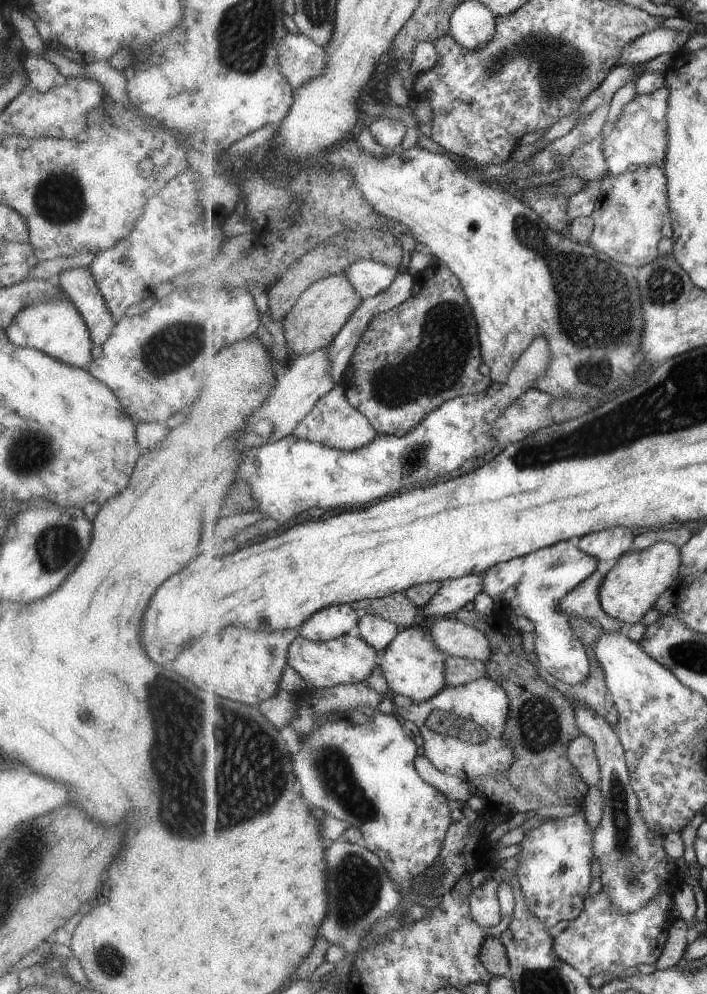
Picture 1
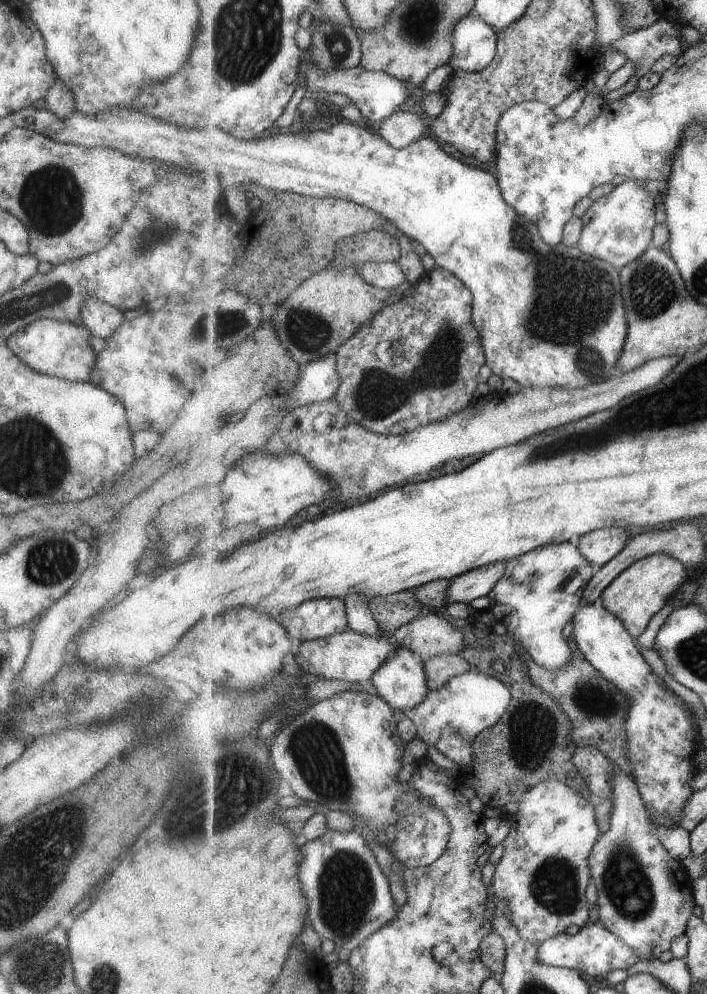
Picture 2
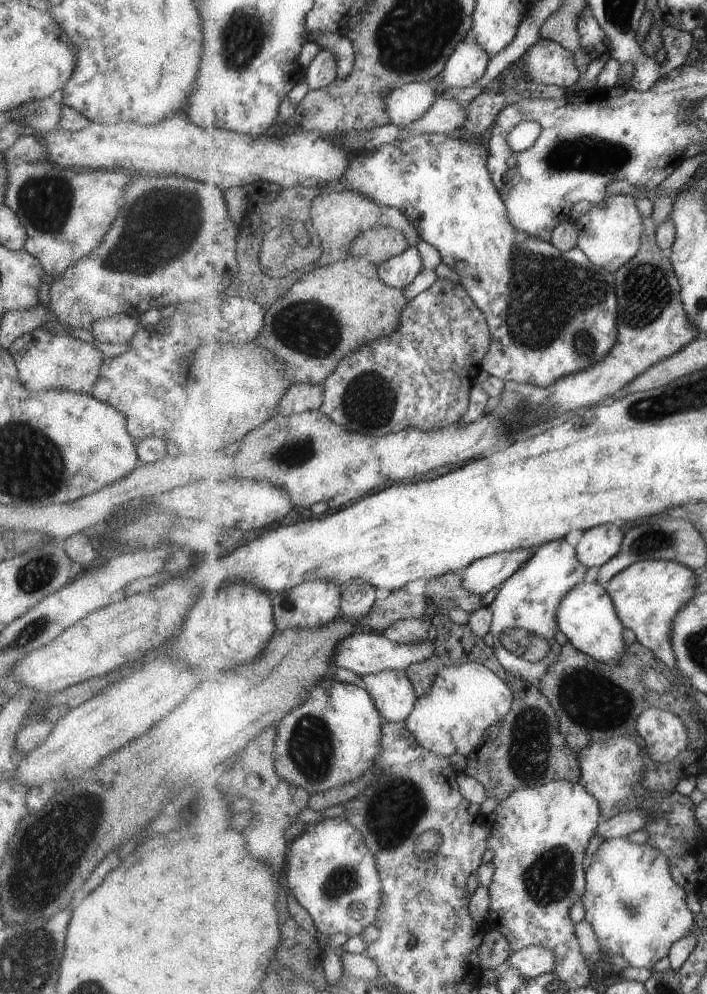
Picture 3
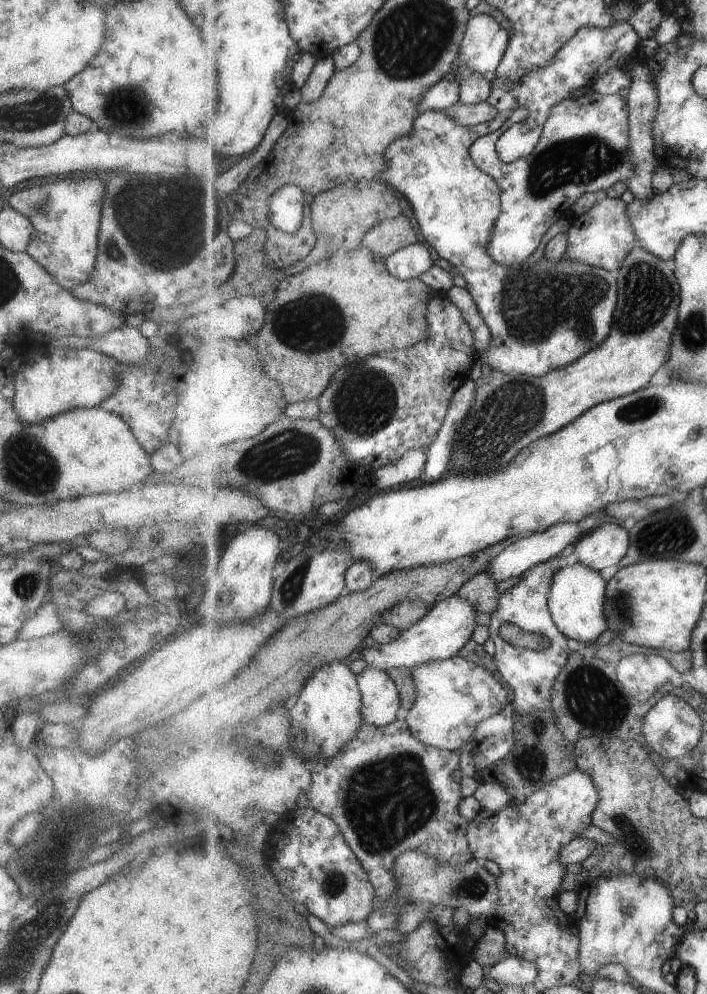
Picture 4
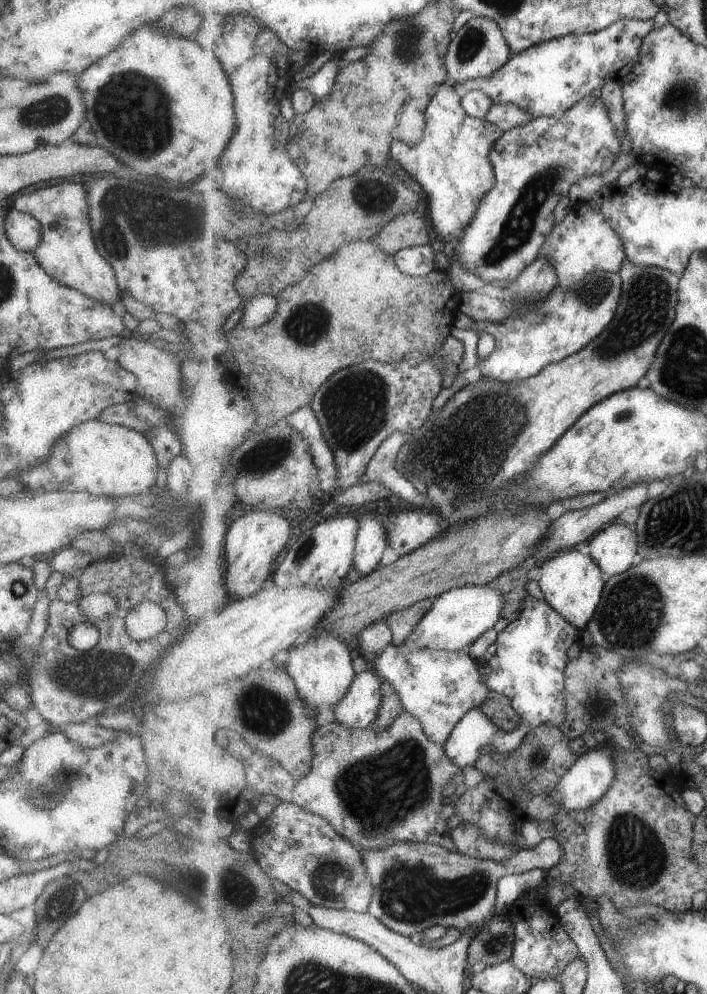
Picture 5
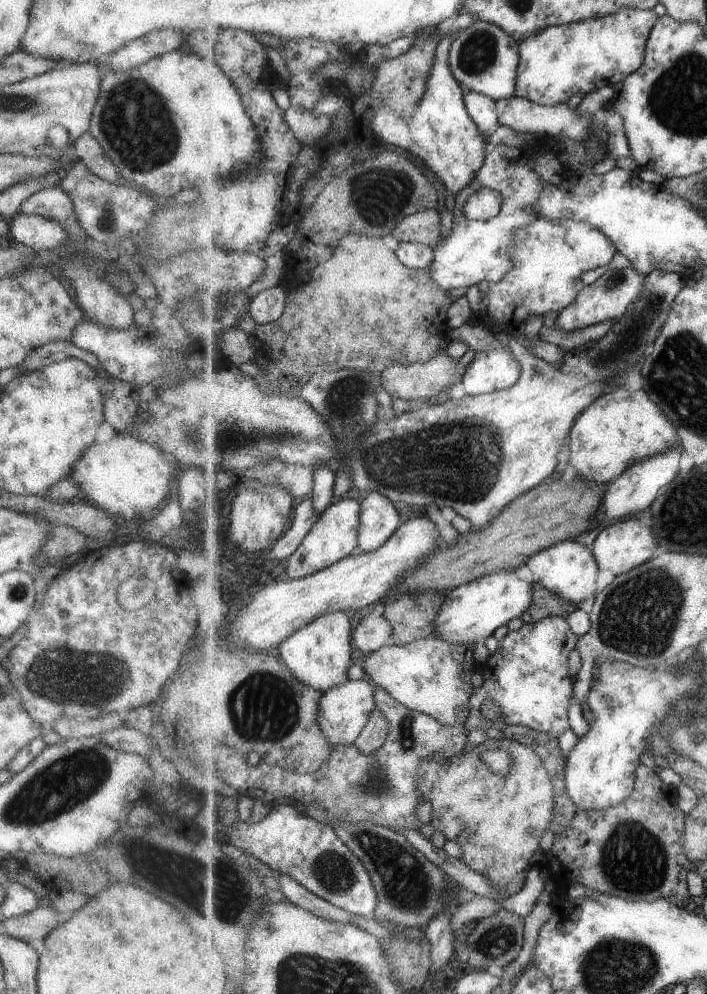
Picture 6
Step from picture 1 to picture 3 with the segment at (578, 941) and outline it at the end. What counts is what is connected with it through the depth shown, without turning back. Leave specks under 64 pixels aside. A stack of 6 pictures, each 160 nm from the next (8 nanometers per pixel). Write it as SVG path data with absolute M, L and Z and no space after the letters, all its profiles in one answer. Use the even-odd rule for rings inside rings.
M531 946L513 952L507 968L515 968L523 978L539 978L555 970L555 952L543 946Z

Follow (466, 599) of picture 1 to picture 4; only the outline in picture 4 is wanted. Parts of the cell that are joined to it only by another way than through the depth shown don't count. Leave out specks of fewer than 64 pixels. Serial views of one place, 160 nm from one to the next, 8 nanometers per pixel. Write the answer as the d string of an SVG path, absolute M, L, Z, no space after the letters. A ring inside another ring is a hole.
M590 519L583 523L559 522L558 524L553 524L553 526L546 531L535 532L531 534L531 536L527 536L527 538L521 538L521 540L517 540L515 543L509 544L507 547L503 547L503 552L501 552L495 560L491 560L491 566L487 568L487 572L483 573L493 576L493 578L495 578L495 580L499 580L499 582L509 580L509 578L521 578L529 572L531 568L537 568L539 564L549 562L549 560L552 560L554 557L560 556L561 552L563 552L567 546L576 544L576 542L584 535L586 527L590 526L590 522Z

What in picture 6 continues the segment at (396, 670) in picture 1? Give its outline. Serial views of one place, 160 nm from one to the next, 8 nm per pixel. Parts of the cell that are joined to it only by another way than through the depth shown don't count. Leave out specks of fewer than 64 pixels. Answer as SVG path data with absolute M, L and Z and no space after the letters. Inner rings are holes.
M348 680L328 690L321 699L319 722L332 746L351 746L369 722L376 707L376 688L370 680Z

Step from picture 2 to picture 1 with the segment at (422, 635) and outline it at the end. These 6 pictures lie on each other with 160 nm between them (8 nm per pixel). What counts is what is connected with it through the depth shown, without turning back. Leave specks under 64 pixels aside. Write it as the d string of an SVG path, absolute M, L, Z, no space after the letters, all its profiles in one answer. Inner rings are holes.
M456 617L424 619L433 642L448 655L489 662L494 650L487 635Z

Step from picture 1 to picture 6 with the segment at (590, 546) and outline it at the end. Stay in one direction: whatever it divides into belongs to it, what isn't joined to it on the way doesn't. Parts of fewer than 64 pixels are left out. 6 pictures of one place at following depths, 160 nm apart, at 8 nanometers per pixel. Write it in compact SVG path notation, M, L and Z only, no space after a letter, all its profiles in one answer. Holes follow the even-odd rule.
M633 519L623 520L623 522L617 521L615 524L604 528L596 536L592 546L600 570L611 572L613 577L641 567L648 560L658 556L657 552L659 552L653 530L647 526L641 526L637 520Z

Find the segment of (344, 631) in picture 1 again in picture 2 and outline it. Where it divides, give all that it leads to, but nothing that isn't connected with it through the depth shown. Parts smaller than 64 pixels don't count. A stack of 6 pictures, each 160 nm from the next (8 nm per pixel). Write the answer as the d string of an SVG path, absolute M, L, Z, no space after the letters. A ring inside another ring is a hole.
M337 598L313 600L283 612L277 620L296 643L328 638L347 628L347 606Z

